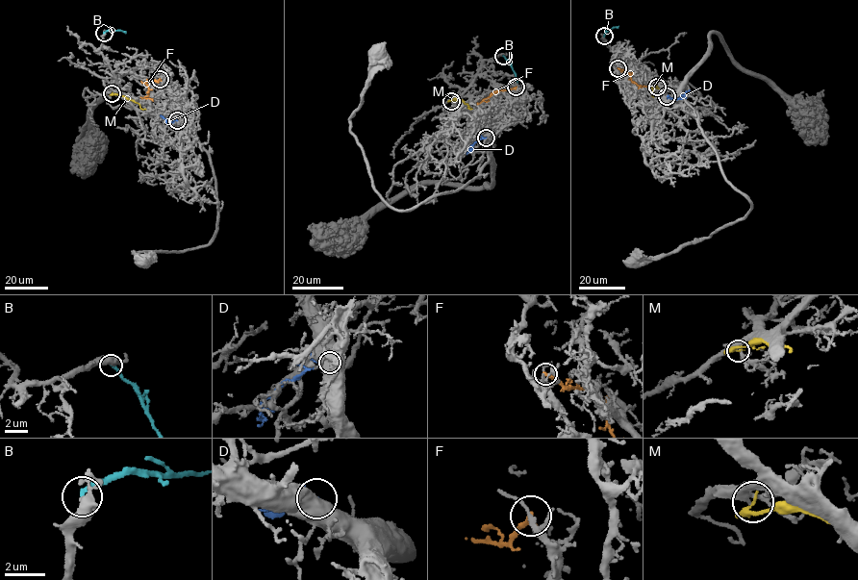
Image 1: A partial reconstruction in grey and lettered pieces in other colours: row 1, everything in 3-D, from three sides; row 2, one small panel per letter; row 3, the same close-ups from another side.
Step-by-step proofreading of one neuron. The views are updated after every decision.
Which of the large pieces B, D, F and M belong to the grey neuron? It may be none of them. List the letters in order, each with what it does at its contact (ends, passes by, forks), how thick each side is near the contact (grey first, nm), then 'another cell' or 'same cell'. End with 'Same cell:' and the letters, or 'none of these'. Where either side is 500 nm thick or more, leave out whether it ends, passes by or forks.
B: it ends; calibres 320 and 220 nm; same cell
D: calibres 750 and 160 nm; another cell
F: it passes by; calibres 180 and 170 nm; another cell
M: it ends; calibres 260 and 280 nm; another cell
Same cell: B

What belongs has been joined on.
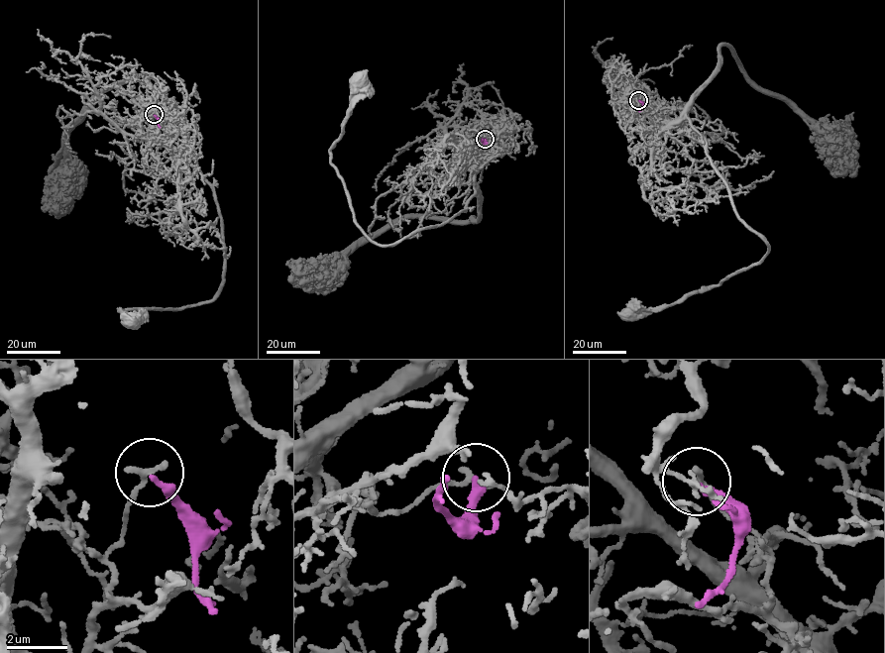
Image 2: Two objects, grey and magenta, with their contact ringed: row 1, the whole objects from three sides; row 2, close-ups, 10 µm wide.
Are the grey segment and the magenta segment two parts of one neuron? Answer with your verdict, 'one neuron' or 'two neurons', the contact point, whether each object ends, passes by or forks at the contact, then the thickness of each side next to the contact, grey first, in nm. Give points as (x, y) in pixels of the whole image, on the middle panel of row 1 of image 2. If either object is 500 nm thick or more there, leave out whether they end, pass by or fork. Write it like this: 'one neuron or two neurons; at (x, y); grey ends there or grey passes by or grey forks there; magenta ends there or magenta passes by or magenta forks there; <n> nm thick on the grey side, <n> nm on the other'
two neurons; at (485, 139); grey ends there; magenta ends there; 260 nm thick on the grey side, 240 nm on the other

